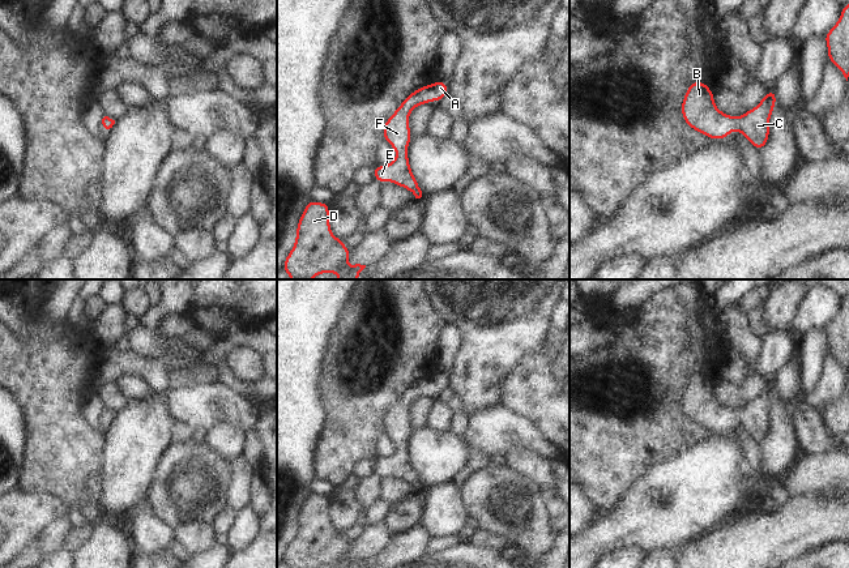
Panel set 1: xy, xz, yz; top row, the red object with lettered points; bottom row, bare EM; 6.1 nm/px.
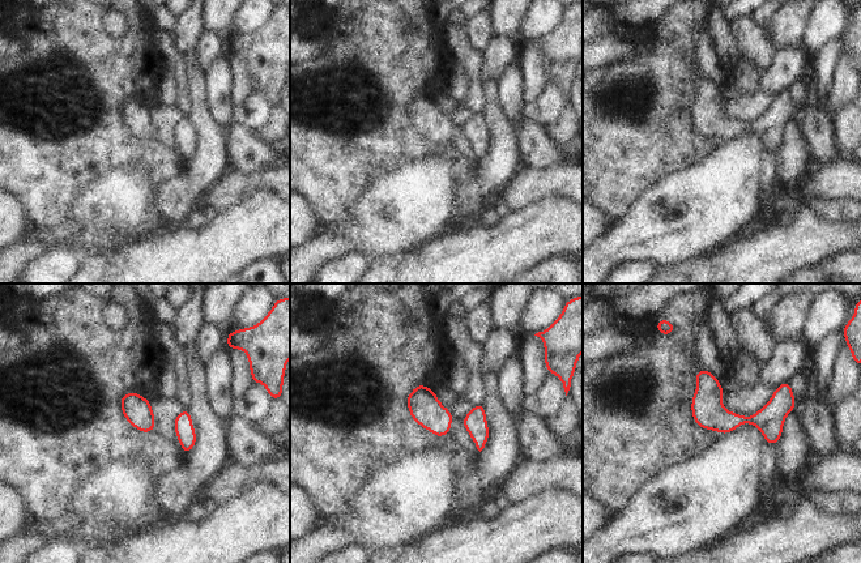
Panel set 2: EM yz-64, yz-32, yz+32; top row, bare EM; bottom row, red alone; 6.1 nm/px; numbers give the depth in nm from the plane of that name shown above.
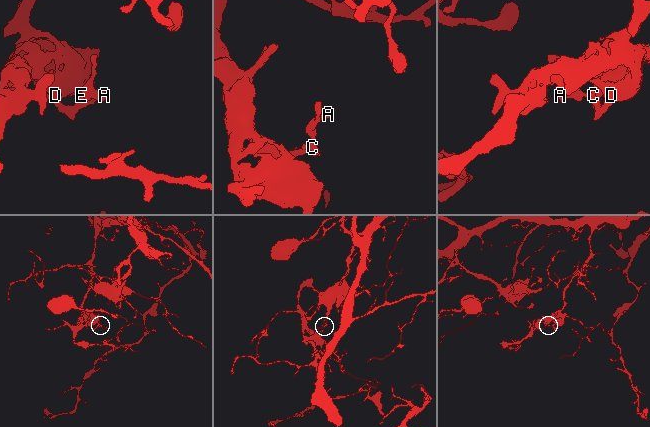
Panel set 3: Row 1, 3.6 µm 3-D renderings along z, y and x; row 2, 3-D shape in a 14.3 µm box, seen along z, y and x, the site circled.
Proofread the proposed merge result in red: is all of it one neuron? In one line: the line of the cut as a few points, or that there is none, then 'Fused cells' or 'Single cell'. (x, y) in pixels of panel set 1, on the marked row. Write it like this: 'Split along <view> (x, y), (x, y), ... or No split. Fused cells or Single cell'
No split. Single cell.

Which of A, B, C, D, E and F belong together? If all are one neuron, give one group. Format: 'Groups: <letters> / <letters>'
Groups: A B C D E F.

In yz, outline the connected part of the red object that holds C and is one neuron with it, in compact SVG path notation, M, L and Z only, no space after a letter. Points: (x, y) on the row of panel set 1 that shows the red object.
M691 82L681 104L684 123L711 140L728 138L734 129L761 151L769 138L769 118L777 101L776 90L767 91L756 107L737 119L721 112L713 99L714 94L705 82Z

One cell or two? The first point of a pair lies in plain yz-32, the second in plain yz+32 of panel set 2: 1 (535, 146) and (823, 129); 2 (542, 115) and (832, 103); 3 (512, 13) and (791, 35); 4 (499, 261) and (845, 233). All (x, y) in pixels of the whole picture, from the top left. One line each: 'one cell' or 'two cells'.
1: one cell
2: one cell
3: one cell
4: one cell

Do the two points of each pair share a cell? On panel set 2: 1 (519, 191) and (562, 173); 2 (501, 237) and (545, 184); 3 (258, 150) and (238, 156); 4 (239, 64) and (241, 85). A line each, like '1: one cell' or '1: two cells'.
1: one cell
2: two cells
3: one cell
4: one cell

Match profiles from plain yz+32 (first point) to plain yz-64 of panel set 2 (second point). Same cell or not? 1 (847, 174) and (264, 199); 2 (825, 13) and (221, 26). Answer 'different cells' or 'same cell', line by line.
1: different cells
2: different cells

